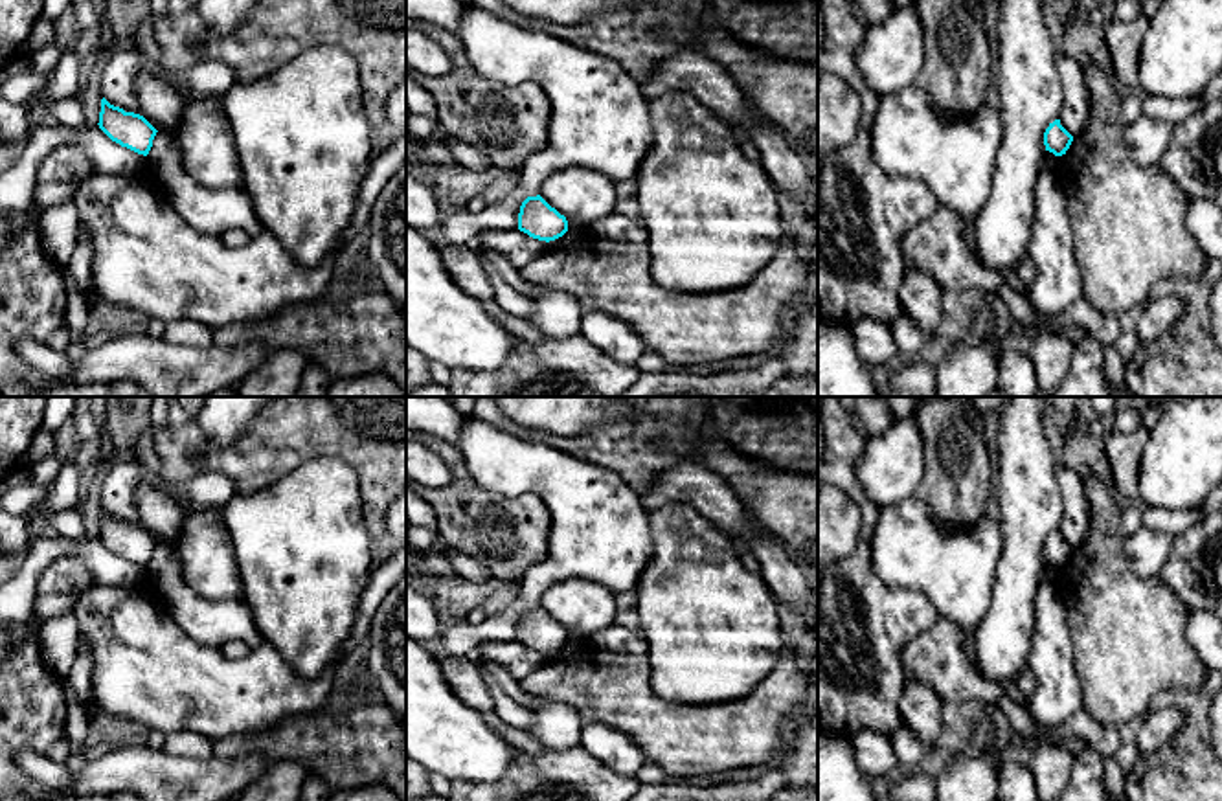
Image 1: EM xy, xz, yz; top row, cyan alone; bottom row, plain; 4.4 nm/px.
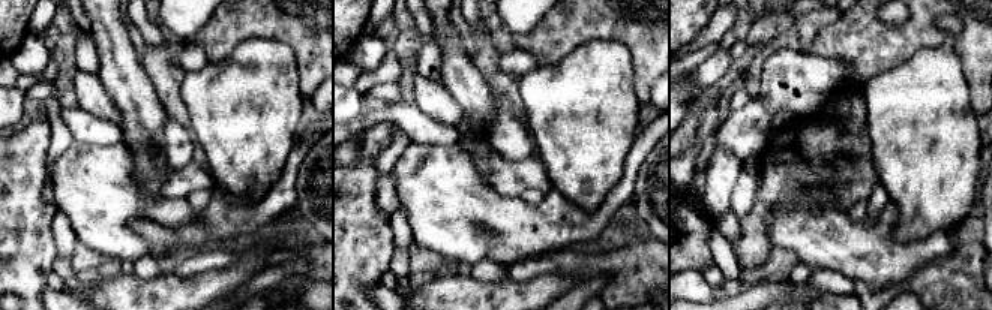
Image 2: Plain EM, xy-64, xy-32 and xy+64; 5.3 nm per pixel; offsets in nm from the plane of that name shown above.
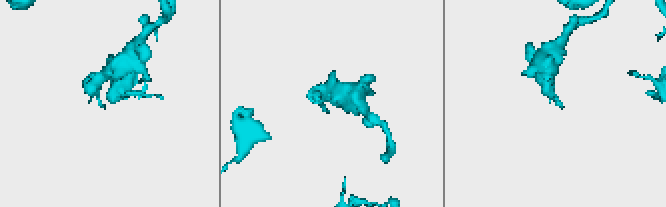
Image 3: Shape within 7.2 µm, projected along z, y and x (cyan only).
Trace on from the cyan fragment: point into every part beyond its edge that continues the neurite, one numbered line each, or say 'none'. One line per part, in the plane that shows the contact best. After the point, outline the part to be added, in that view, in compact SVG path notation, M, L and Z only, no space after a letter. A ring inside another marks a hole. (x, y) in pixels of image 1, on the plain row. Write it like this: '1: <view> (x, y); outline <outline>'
none

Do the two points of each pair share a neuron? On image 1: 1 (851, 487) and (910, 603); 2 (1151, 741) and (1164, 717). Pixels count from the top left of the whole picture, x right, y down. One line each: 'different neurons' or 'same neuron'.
1: same neuron
2: same neuron

